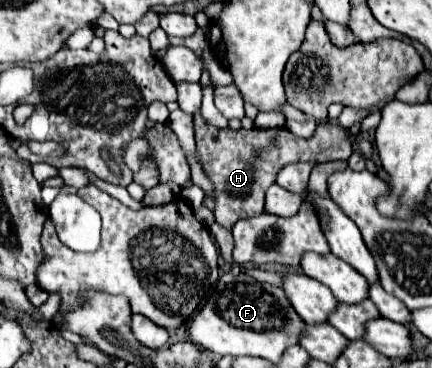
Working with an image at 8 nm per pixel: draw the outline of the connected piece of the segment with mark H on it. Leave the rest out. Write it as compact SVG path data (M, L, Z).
M195 113L195 139L199 161L203 163L205 173L215 185L215 221L227 229L233 227L239 219L249 219L263 213L265 191L275 183L277 171L289 163L297 161L347 161L351 155L349 133L339 125L319 125L311 139L293 135L289 129L217 129L207 125L201 119L201 113Z

